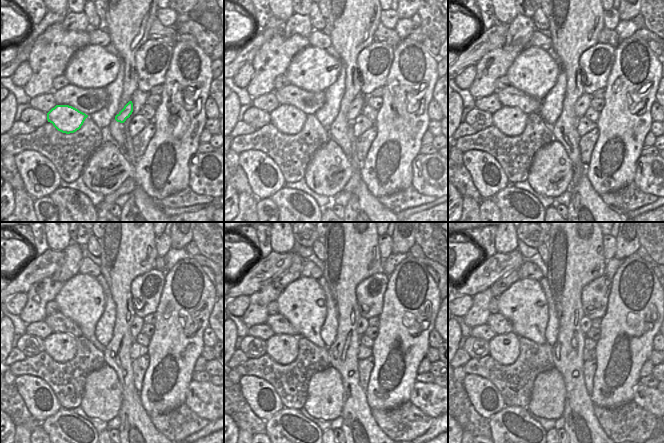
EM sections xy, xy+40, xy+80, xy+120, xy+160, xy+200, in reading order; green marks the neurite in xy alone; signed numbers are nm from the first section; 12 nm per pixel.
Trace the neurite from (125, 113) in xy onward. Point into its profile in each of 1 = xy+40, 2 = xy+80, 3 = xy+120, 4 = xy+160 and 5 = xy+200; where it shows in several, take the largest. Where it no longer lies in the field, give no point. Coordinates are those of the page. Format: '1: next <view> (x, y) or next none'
1: next xy+40 (355, 109)
2: next xy+80 (583, 103)
3: next xy+120 (136, 326)
4: next xy+160 (363, 324)
5: next xy+200 (586, 325)

